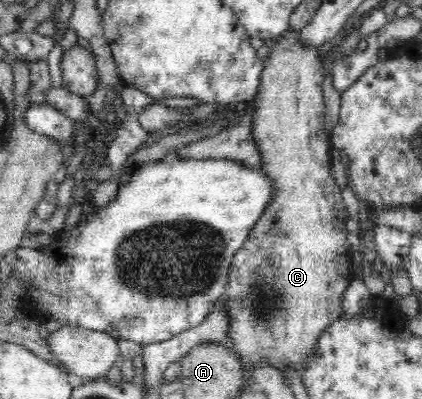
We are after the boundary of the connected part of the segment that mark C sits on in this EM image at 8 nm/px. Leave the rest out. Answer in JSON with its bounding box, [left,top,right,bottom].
[224,30,354,376]

